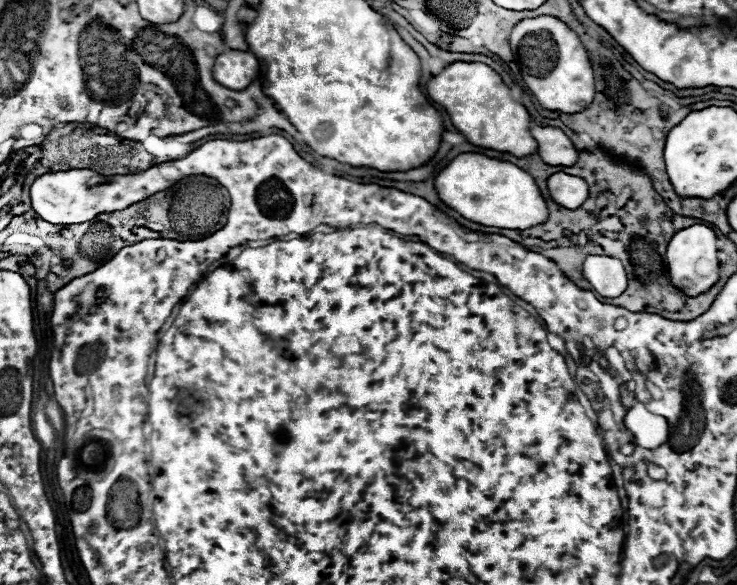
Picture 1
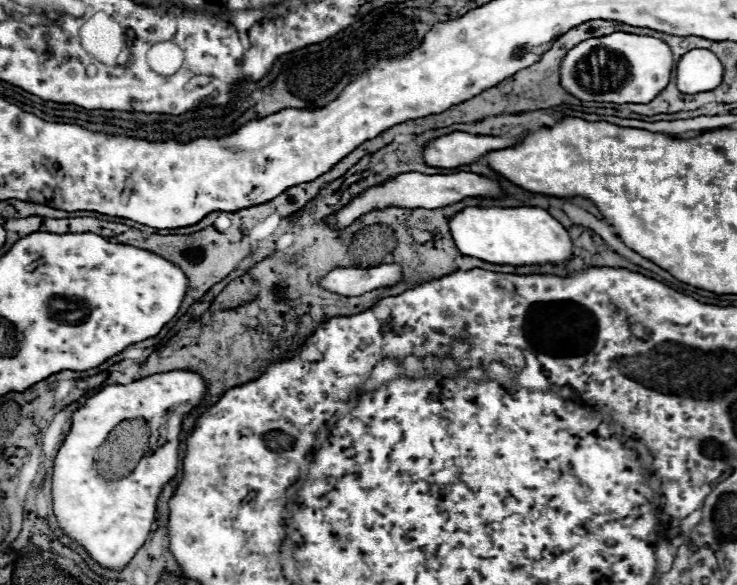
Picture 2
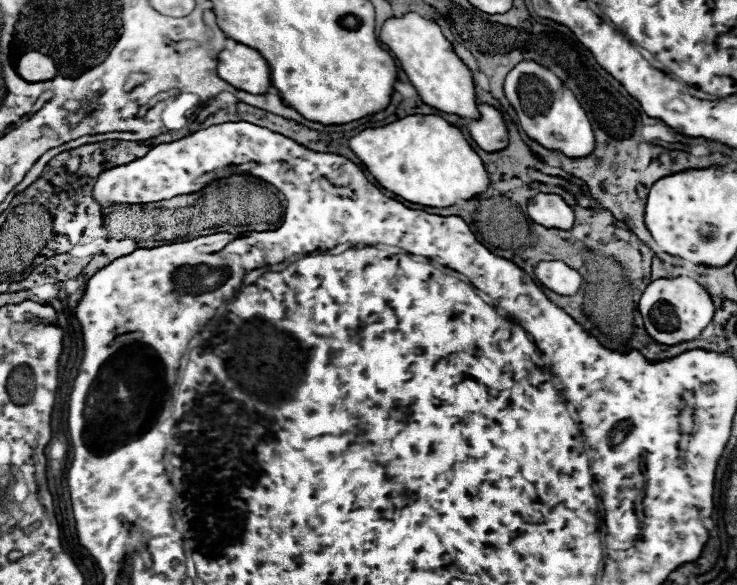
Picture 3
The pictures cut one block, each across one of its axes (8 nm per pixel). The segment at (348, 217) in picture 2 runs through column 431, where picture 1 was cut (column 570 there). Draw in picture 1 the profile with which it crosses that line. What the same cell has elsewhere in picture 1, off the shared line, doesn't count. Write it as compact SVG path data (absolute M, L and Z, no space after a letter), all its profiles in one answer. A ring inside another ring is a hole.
M556 172L548 178L548 194L556 204L574 210L588 198L588 184L578 176Z

